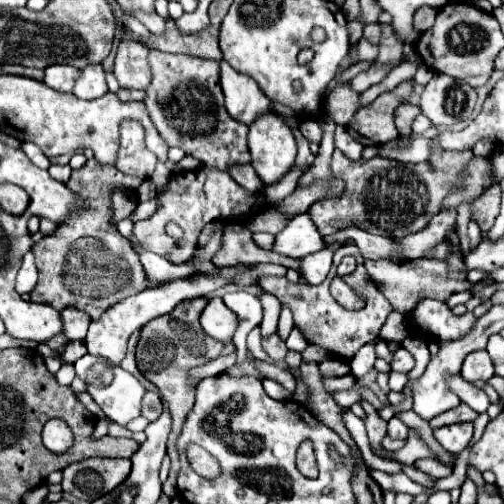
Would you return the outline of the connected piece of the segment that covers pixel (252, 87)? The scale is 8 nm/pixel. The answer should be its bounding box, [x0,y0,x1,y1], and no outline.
[220,60,270,124]

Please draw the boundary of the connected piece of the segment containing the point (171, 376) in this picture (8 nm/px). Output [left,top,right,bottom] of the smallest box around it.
[136,298,224,500]

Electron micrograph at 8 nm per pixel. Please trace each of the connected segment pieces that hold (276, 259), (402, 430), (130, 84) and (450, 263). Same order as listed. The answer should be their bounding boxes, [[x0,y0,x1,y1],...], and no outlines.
[[212,224,300,272],[388,418,408,440],[114,38,152,90],[366,250,472,314]]

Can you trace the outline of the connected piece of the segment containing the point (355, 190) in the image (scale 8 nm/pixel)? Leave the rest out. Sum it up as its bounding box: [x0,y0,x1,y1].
[308,146,472,238]

